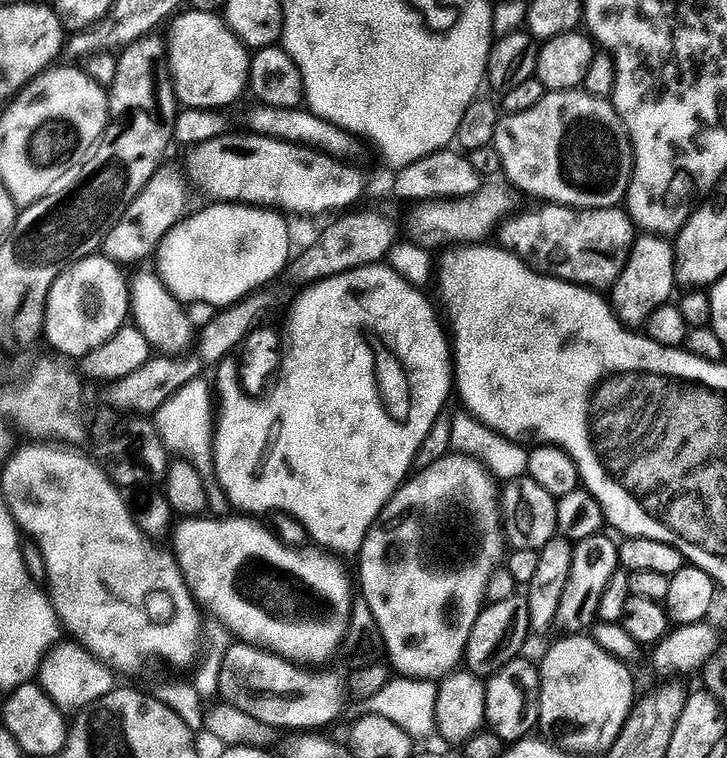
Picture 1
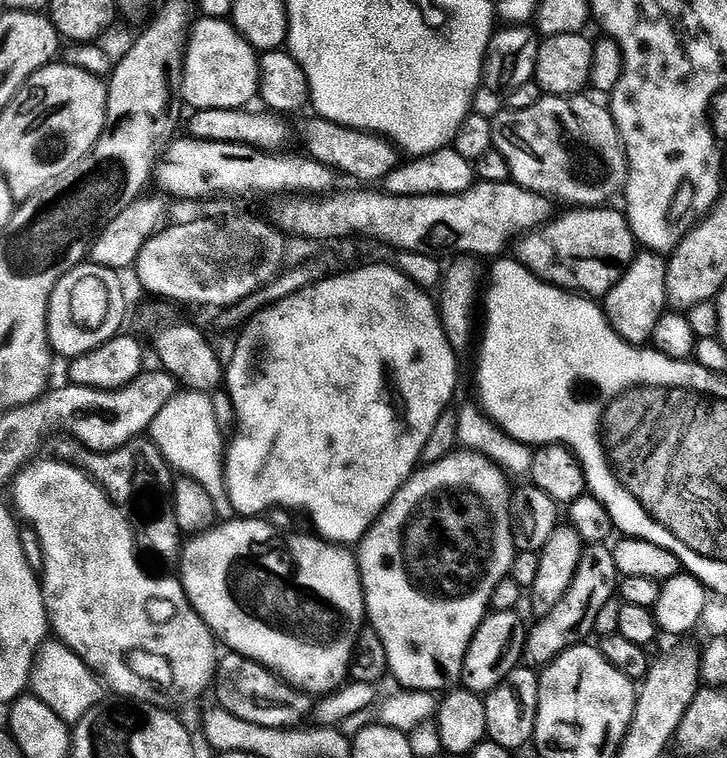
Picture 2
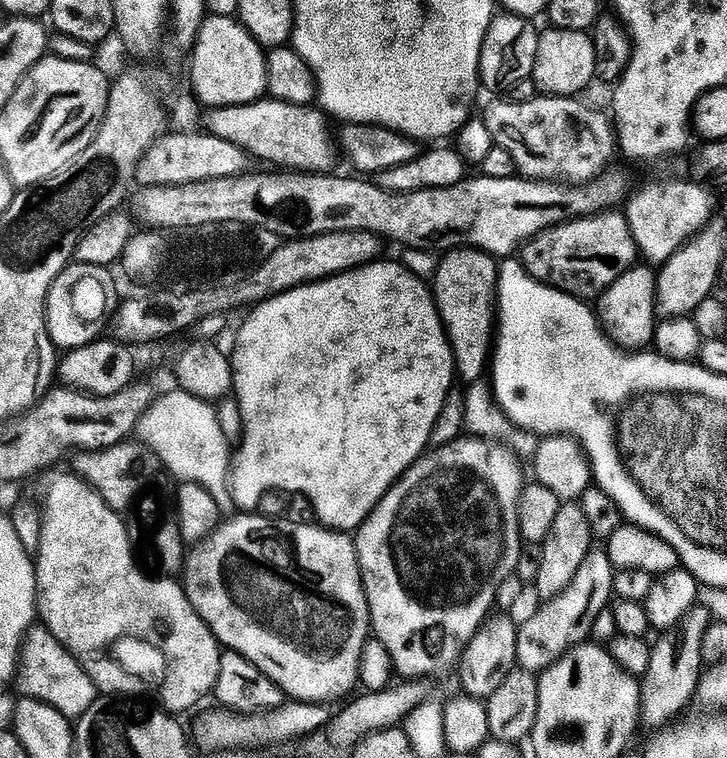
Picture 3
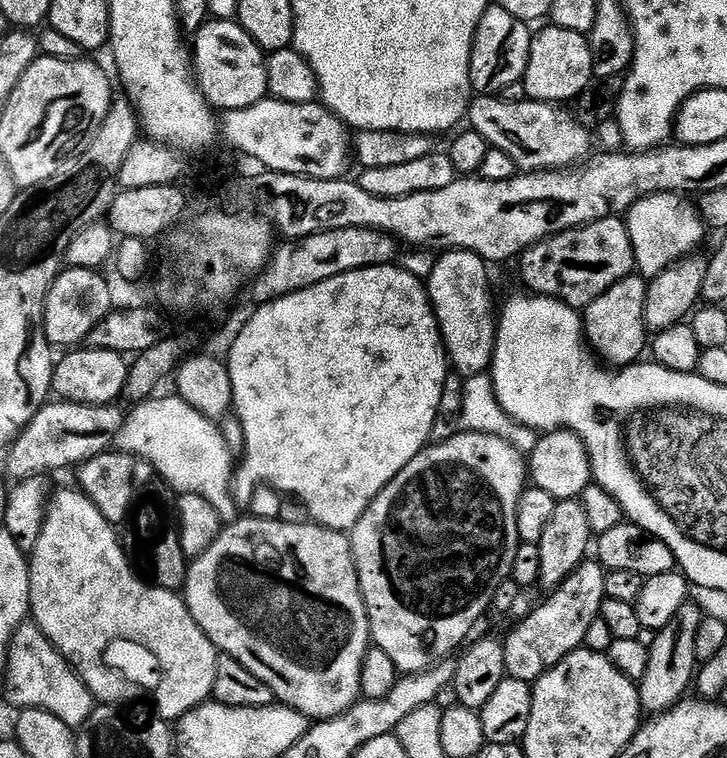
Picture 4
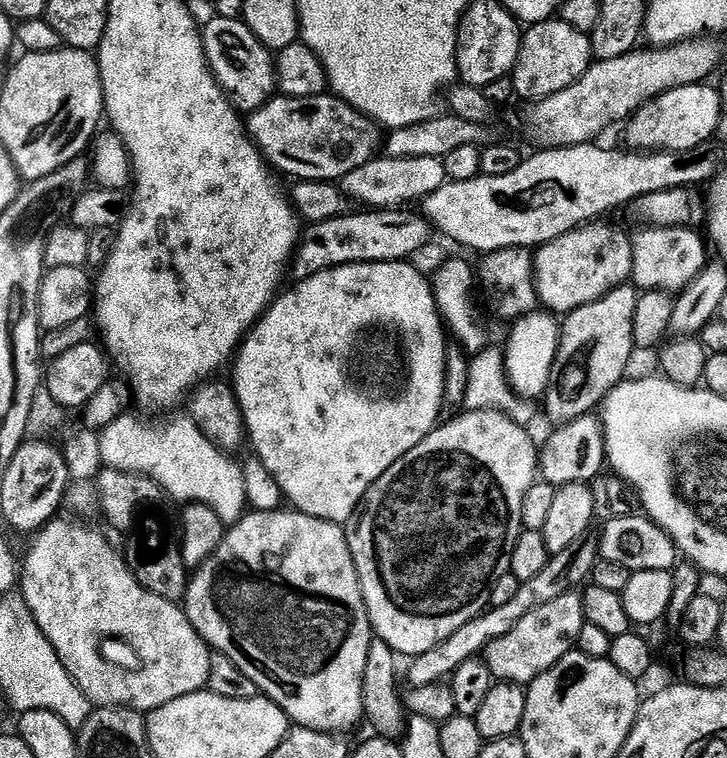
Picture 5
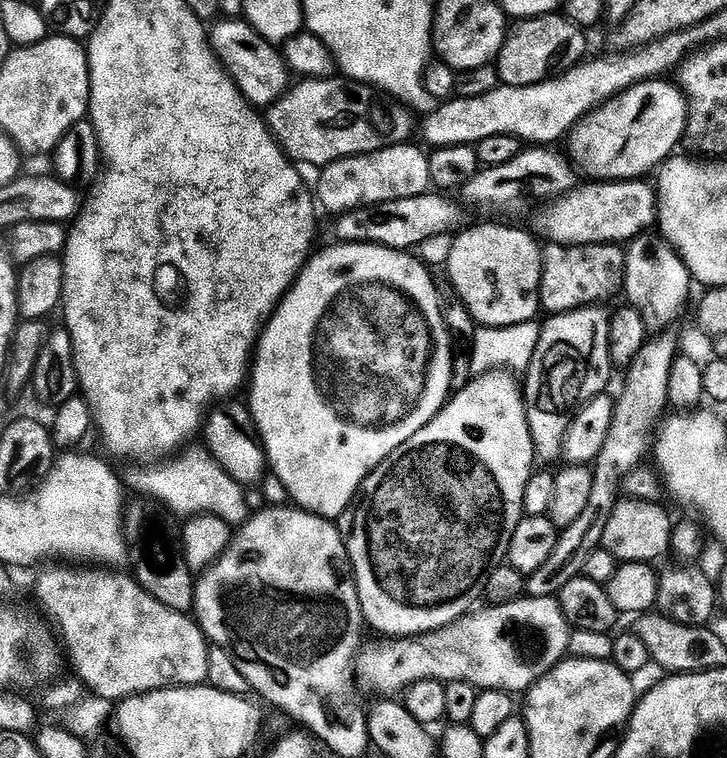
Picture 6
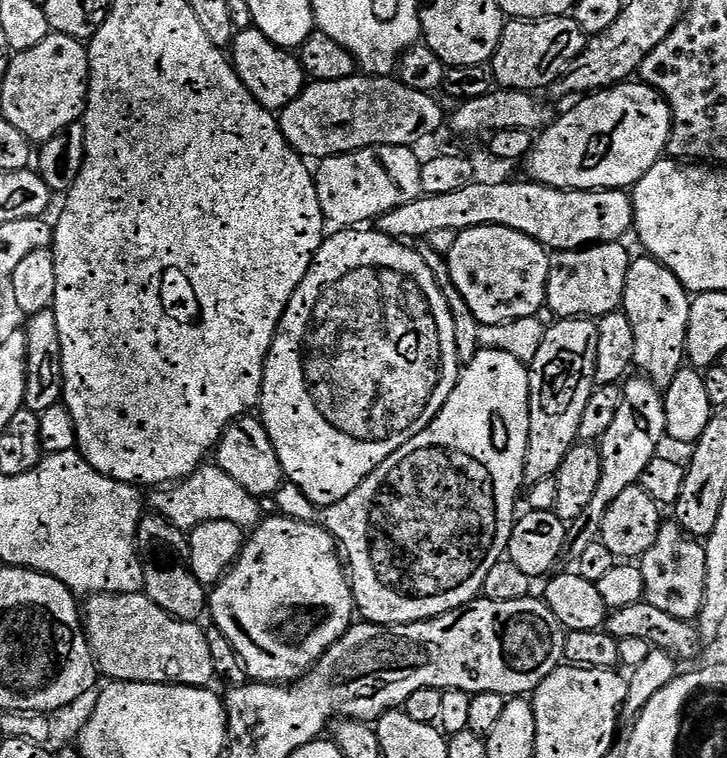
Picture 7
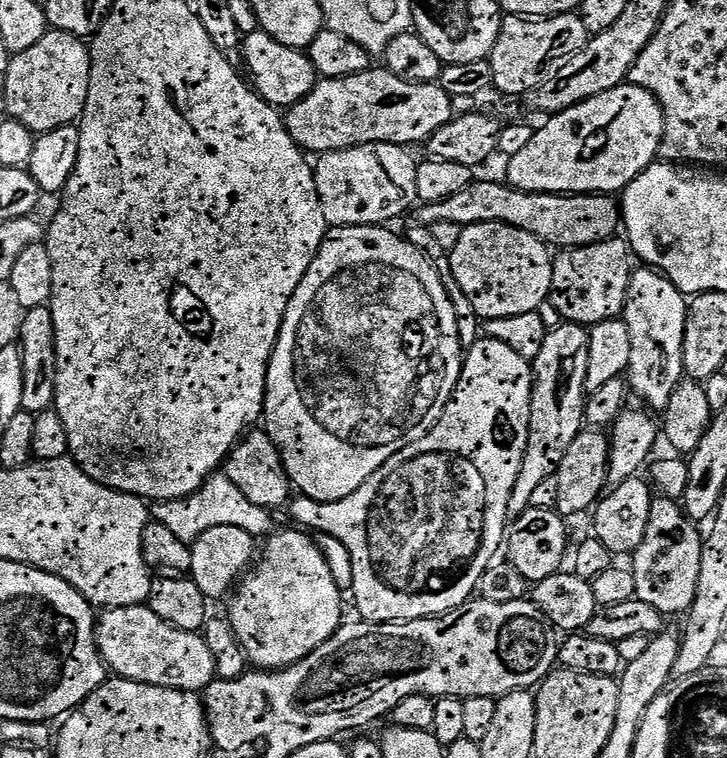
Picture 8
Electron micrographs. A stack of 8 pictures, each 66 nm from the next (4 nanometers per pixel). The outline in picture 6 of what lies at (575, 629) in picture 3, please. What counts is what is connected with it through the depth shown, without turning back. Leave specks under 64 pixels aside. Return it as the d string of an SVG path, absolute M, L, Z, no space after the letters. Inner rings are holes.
M527 595L525 598L512 600L509 604L481 607L453 624L448 624L436 632L429 632L427 636L388 638L383 641L385 644L380 644L377 648L365 647L356 658L356 679L365 689L368 687L380 692L376 694L396 694L396 691L399 693L420 680L464 680L474 685L477 690L493 688L513 694L524 694L568 656L568 643L572 631L555 595Z

